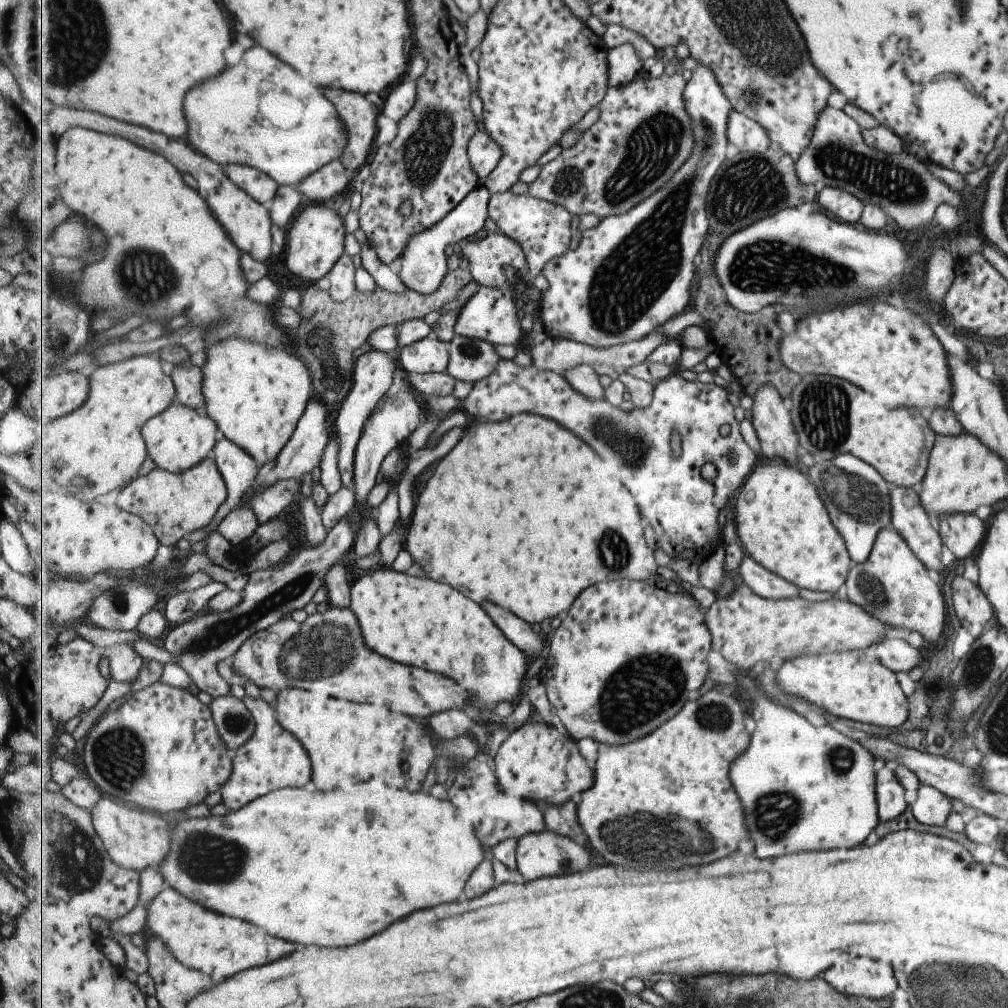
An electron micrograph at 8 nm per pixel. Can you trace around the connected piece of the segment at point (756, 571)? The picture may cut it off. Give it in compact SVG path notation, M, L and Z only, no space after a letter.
M749 554L743 557L738 570L753 592L768 599L790 599L799 594L800 588L797 585L765 568Z

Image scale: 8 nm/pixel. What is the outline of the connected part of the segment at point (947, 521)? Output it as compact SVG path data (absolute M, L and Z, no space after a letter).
M945 513L937 515L937 532L943 546L957 558L967 558L976 554L986 529L974 513Z

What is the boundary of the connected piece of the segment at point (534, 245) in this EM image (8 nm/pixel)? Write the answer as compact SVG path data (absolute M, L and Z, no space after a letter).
M513 191L494 194L488 206L490 218L496 223L499 232L517 239L526 252L527 267L531 278L543 272L545 263L569 251L573 215L562 206L545 199L529 195L518 195Z

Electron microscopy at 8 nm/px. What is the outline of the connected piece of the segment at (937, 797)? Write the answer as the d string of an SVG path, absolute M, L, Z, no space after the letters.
M920 784L916 791L917 798L910 805L915 820L929 826L943 826L946 816L957 807L957 802L929 785Z

